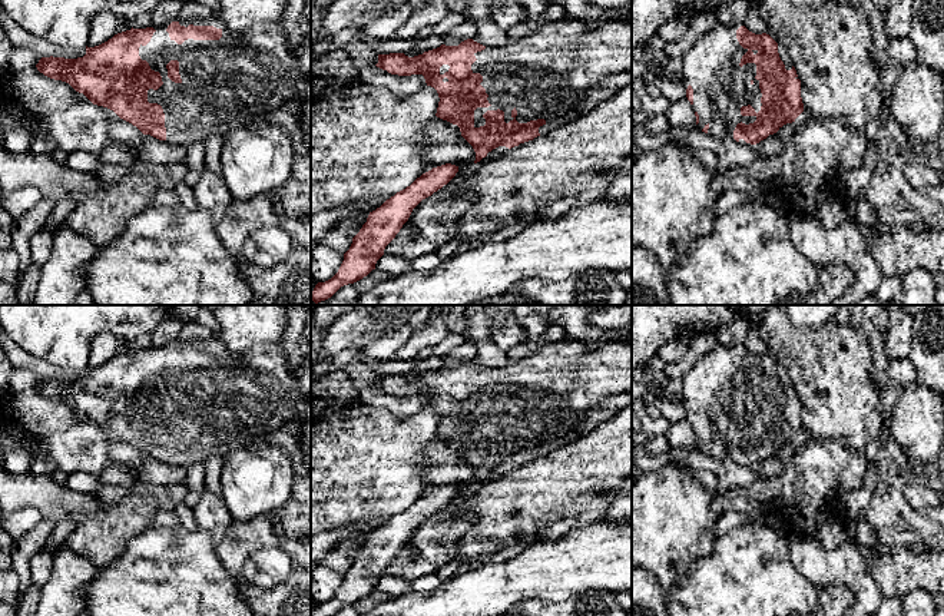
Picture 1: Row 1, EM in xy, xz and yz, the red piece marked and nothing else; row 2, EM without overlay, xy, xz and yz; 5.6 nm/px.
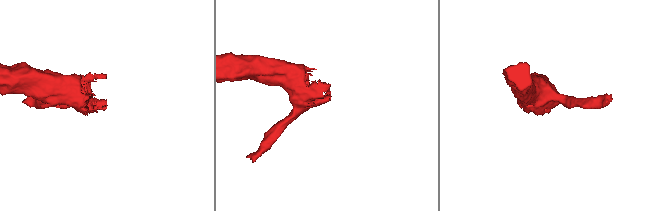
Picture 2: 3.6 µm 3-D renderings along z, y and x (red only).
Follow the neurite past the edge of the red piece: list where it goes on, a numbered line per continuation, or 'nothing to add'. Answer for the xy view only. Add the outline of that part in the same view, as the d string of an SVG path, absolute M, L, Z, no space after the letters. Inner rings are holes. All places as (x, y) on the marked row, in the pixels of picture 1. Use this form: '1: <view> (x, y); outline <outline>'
1: xy (239, 79); outline M216 16L202 21L179 21L185 27L213 26L222 30L219 40L188 39L182 44L169 37L169 24L150 26L156 32L146 46L139 47L140 59L162 76L163 85L148 90L148 102L163 109L166 142L188 148L211 136L225 138L239 126L262 120L285 103L299 100L305 76L279 21L255 23L242 33L229 32ZM170 60L179 62L180 83L168 77L166 64Z

